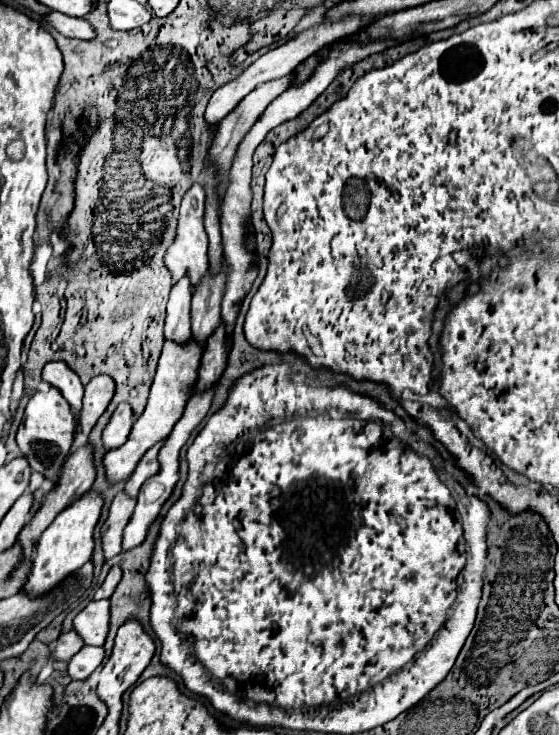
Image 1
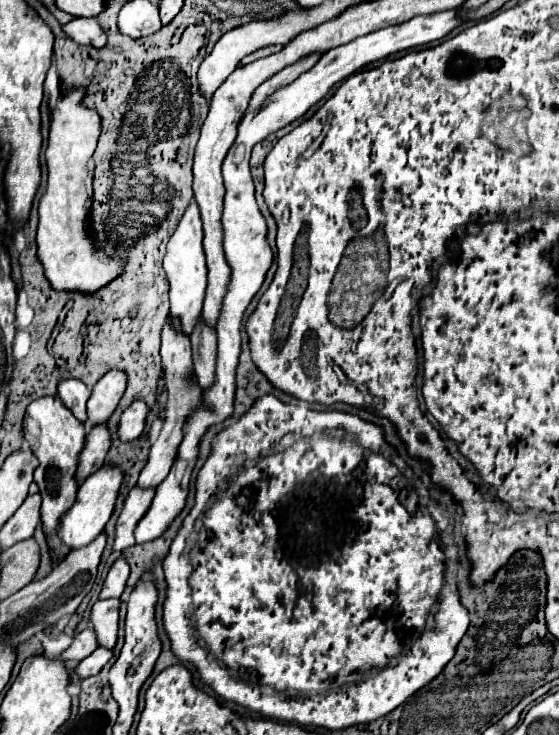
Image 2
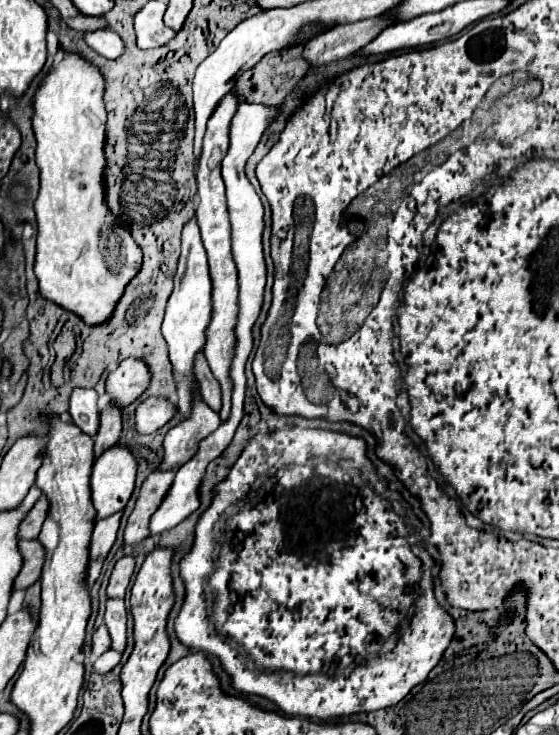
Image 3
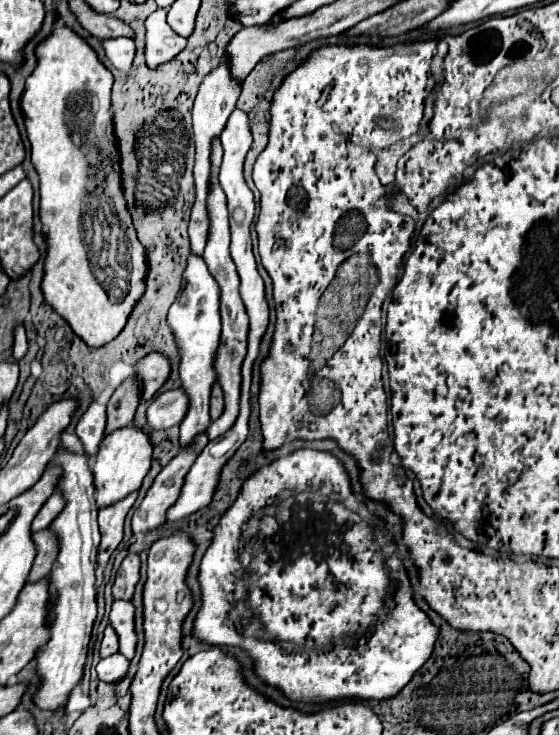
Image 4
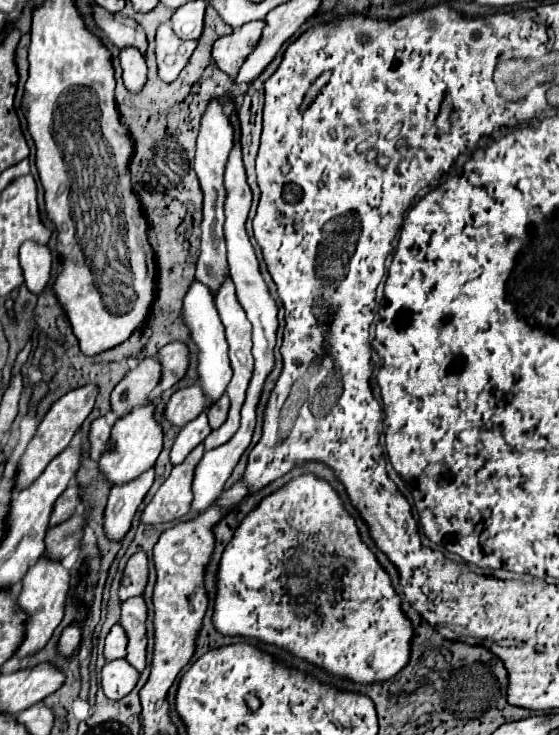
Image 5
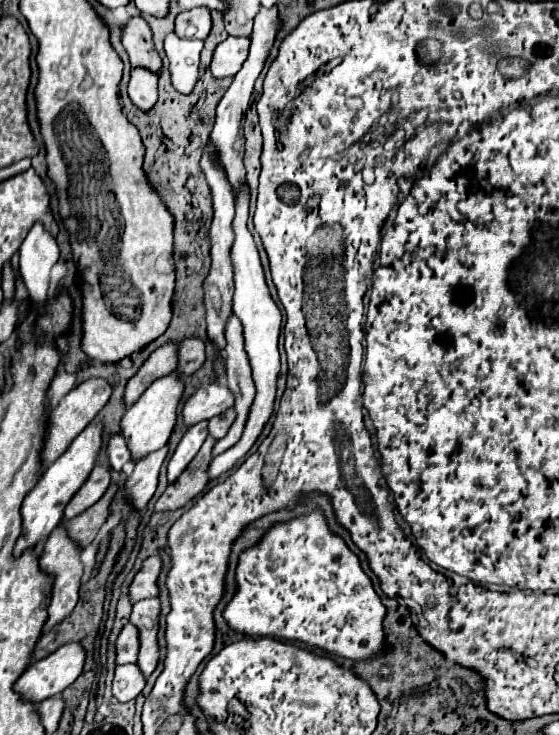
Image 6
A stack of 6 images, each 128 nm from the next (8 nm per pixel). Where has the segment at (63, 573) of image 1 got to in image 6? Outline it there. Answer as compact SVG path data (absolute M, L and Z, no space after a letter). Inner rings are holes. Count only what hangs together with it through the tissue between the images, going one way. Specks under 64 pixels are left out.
M176 372L156 380L142 396L136 404L132 404L126 414L120 420L120 434L126 438L126 444L130 448L132 454L132 462L140 462L144 456L148 456L148 452L154 452L156 448L162 448L168 438L170 432L176 424L176 406L178 400L182 396L182 380L176 376Z

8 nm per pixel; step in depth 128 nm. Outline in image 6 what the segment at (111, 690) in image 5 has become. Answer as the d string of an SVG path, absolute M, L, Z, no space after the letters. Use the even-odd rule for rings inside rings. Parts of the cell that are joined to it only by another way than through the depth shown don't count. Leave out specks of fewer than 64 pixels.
M136 664L116 666L114 680L112 680L112 694L118 702L130 702L142 692L144 684L146 684L146 678L142 676Z

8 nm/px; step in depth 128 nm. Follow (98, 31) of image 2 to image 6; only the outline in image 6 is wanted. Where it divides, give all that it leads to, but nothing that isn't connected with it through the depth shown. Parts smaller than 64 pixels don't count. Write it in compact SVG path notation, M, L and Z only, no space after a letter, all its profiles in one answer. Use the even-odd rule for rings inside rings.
M132 68L128 96L140 110L150 110L158 100L158 76L146 68Z

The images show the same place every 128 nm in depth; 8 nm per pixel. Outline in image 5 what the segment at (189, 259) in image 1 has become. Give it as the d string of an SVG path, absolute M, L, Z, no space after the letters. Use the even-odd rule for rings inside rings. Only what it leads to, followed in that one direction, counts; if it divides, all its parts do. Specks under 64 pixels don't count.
M194 280L182 300L180 314L182 314L186 328L190 330L192 342L198 348L198 368L196 368L198 384L200 384L204 396L210 402L216 402L232 378L232 368L230 368L230 360L228 360L228 344L224 338L224 326L220 322L220 316L216 312L216 304L214 304L214 292L210 288L206 288L204 282ZM204 410L198 418L190 420L190 422L180 430L180 434L178 434L178 438L176 438L174 446L172 446L172 454L170 454L172 464L180 464L180 462L190 454L190 450L192 450L194 446L198 446L198 444L208 436L210 430L212 430L212 428L210 428L210 424L208 424L208 416L206 416L206 410Z

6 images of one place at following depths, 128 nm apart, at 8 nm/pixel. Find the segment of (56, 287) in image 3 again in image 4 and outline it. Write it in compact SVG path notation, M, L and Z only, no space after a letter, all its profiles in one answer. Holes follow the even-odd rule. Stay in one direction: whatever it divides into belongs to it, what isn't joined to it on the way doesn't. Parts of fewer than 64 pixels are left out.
M56 28L38 48L38 66L26 80L22 110L28 140L32 144L32 164L40 176L40 222L46 228L46 260L42 292L48 304L72 326L88 346L104 346L124 328L128 314L144 292L146 252L124 208L120 192L118 148L112 130L110 88L112 72L100 64L96 52L72 30Z

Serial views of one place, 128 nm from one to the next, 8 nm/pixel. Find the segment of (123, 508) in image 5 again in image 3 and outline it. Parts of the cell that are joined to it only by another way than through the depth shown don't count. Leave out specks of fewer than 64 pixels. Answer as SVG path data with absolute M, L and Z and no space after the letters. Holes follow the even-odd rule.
M122 512L110 516L110 518L104 518L104 520L96 522L96 526L94 526L92 540L88 546L88 552L90 552L90 564L86 568L86 584L88 586L92 586L96 582L96 578L100 576L102 562L106 560L106 556L108 556L114 540L116 540L120 516L122 516Z

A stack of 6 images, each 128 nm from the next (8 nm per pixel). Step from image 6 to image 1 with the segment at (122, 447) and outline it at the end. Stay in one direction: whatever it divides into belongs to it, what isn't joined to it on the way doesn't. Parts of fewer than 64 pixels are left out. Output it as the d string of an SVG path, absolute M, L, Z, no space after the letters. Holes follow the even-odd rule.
M52 360L48 362L44 368L42 368L42 380L56 386L66 402L74 408L74 412L78 414L80 412L80 406L82 406L82 382L78 378L78 374L68 368L68 364L64 364L64 360Z

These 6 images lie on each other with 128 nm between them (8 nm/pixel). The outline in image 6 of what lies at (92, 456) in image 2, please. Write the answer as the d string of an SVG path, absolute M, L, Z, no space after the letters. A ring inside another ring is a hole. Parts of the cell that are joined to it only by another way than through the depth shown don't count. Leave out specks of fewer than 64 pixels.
M164 344L158 350L154 350L148 356L148 360L140 366L140 370L128 380L124 390L124 404L132 406L152 382L174 372L174 368L176 368L176 344Z

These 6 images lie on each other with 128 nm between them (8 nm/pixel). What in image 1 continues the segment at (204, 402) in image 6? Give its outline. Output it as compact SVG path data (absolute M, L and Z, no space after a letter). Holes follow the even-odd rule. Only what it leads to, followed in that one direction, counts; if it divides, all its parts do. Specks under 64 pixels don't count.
M120 404L102 432L104 448L112 450L122 446L130 434L130 428L132 428L132 408L130 404Z

